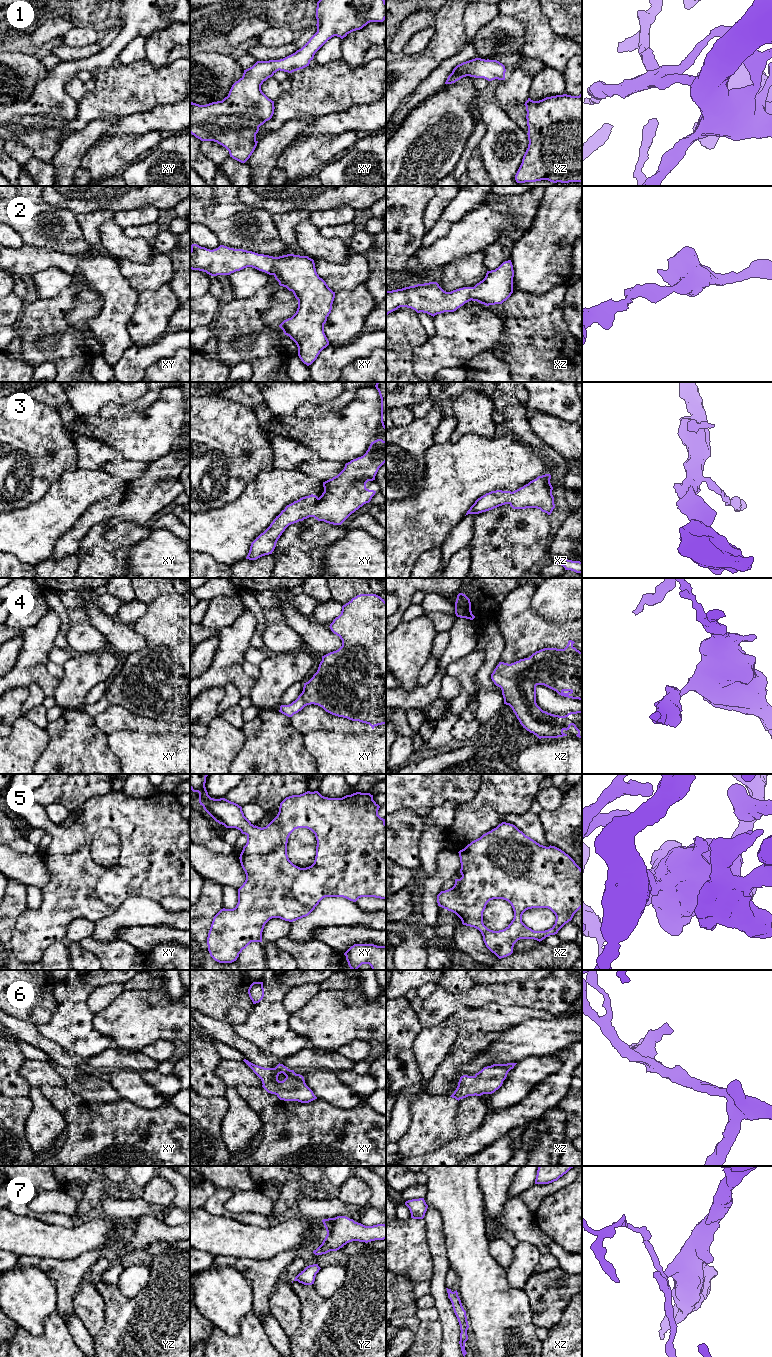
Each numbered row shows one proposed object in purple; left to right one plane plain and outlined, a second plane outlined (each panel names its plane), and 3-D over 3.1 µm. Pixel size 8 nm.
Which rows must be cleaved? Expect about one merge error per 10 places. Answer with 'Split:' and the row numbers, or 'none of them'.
Split: none of them

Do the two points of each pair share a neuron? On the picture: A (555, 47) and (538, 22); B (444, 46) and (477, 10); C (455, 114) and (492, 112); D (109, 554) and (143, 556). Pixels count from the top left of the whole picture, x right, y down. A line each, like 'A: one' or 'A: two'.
A: one
B: two
C: two
D: two

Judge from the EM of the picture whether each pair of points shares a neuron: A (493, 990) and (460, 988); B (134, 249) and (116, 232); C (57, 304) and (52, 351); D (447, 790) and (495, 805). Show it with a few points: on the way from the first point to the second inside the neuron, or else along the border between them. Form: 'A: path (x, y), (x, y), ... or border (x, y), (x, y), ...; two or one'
A: border (475, 984), (461, 995); two
B: path (129, 246), (120, 237); one
C: path (46, 316), (37, 325), (37, 336), (40, 339); one
D: border (480, 784), (477, 793), (471, 799), (461, 804); two

